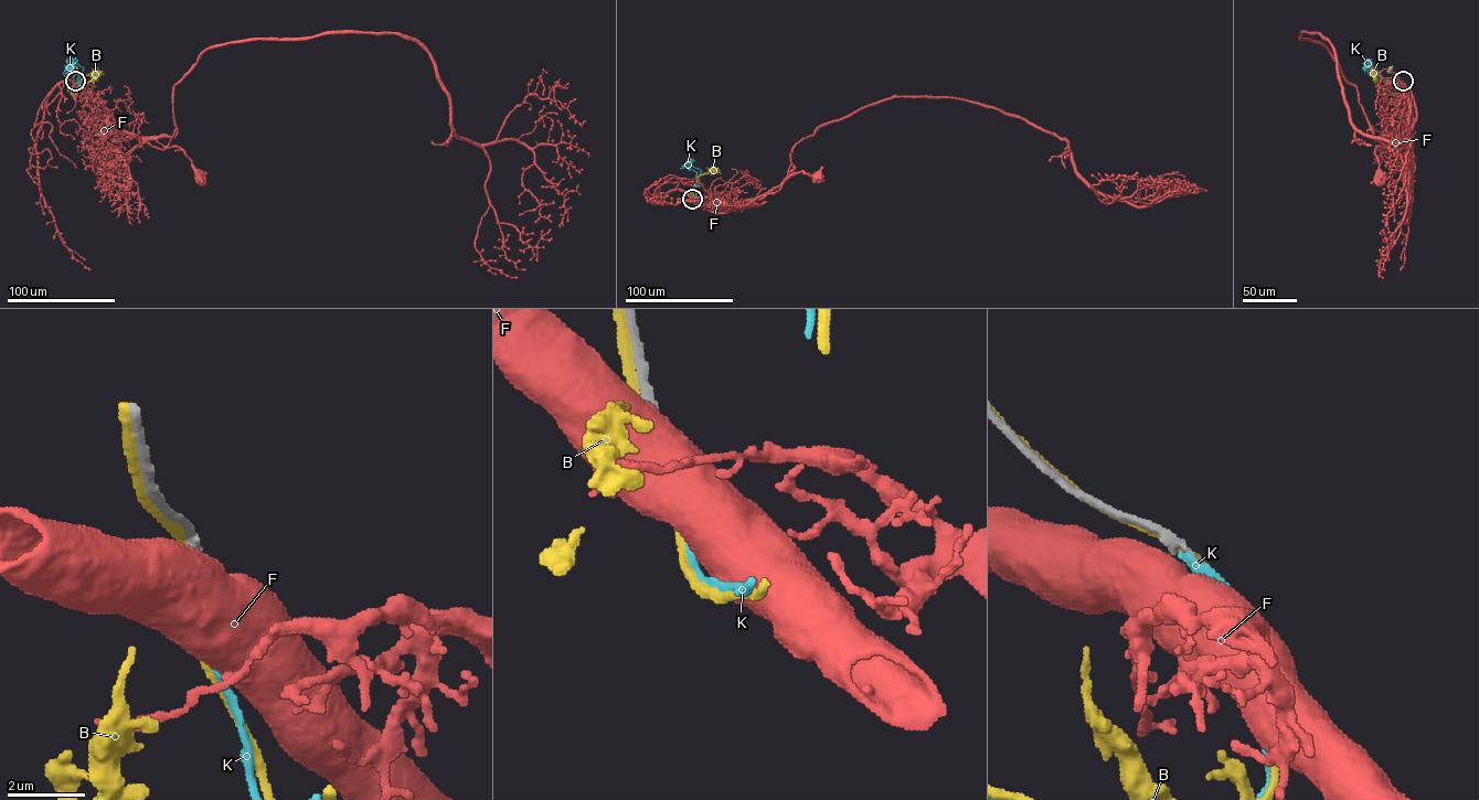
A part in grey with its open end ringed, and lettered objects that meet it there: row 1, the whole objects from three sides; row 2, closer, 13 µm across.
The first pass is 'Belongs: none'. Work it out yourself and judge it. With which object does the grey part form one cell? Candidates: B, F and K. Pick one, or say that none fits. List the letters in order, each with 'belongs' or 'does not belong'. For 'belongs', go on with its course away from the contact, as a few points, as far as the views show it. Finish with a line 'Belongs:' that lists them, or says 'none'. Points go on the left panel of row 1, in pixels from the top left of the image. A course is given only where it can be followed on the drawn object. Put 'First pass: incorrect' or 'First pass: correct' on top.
First pass: correct
B: does not belong
F: does not belong
K: does not belong
Belongs: none

